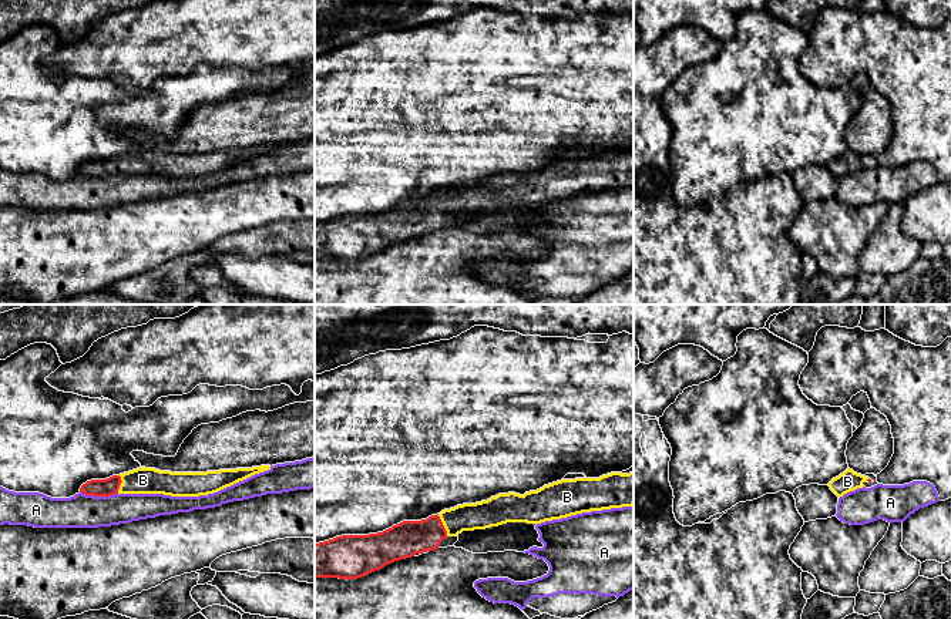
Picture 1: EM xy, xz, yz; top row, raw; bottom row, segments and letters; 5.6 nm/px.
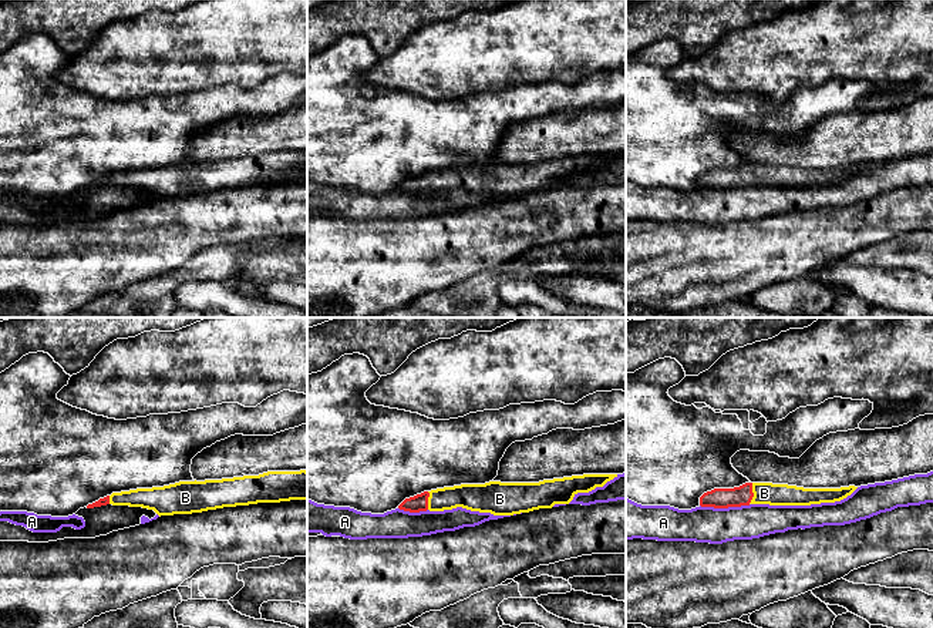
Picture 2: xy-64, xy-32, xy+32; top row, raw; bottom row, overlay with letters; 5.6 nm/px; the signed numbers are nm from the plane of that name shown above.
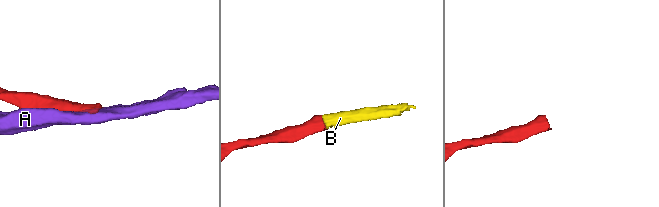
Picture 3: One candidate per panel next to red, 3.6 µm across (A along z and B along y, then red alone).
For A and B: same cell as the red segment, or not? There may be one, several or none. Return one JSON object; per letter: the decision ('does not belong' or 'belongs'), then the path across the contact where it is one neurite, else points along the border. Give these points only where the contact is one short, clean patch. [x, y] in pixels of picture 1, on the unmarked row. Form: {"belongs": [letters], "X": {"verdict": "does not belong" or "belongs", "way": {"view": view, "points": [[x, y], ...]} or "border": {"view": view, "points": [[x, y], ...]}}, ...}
{"belongs": ["B"], "A": {"verdict": "does not belong"}, "B": {"verdict": "belongs", "way": {"view": "xz", "points": [[407, 219], [426, 217], [442, 205], [480, 197]]}}}

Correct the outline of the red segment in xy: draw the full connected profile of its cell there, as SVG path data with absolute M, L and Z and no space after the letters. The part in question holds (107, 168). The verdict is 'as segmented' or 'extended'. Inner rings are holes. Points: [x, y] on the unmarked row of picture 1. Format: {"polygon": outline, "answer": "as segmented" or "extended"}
{"polygon": "M270 147L206 154L171 154L142 148L105 161L87 162L80 174L94 178L110 178L117 174L199 178L218 174L268 151Z", "answer": "extended"}

